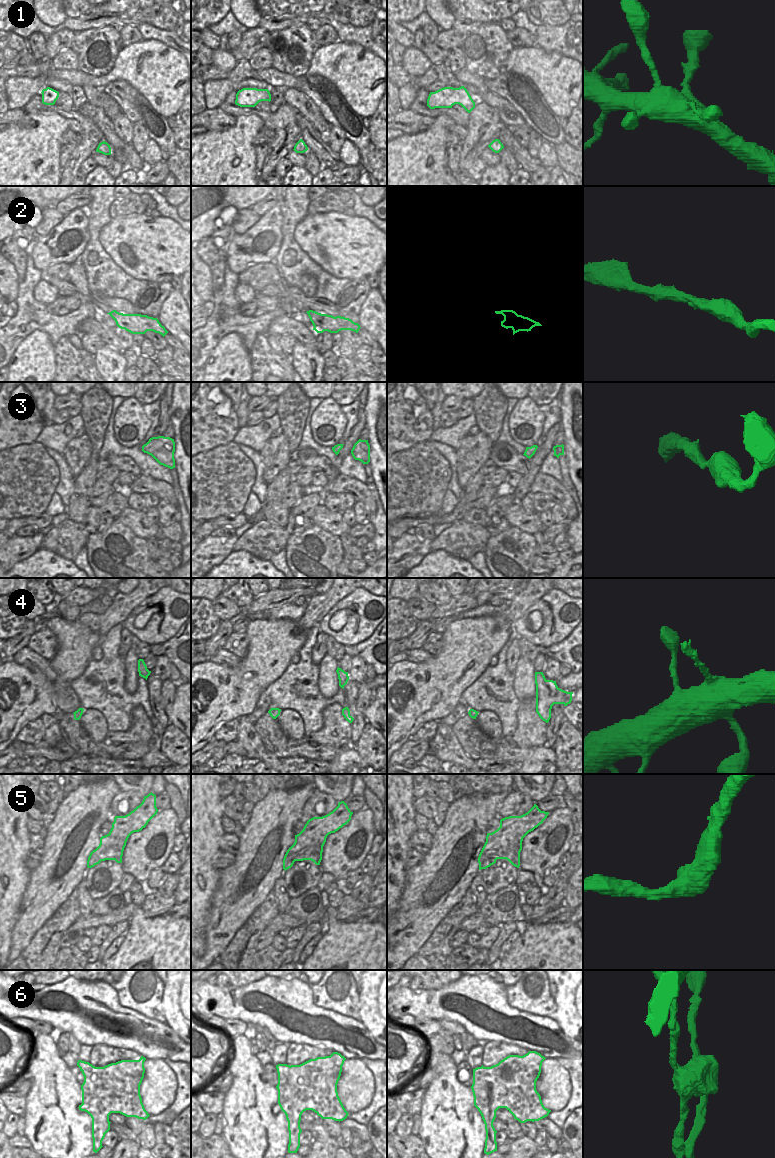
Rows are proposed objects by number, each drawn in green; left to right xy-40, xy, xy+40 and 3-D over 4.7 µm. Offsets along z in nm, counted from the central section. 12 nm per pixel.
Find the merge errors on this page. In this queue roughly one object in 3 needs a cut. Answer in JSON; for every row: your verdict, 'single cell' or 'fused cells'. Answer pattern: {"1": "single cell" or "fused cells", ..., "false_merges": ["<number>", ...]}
{"1": "single cell", "2": "single cell", "3": "single cell", "4": "single cell", "5": "single cell", "6": "fused cells", "false_merges": ["6"]}

